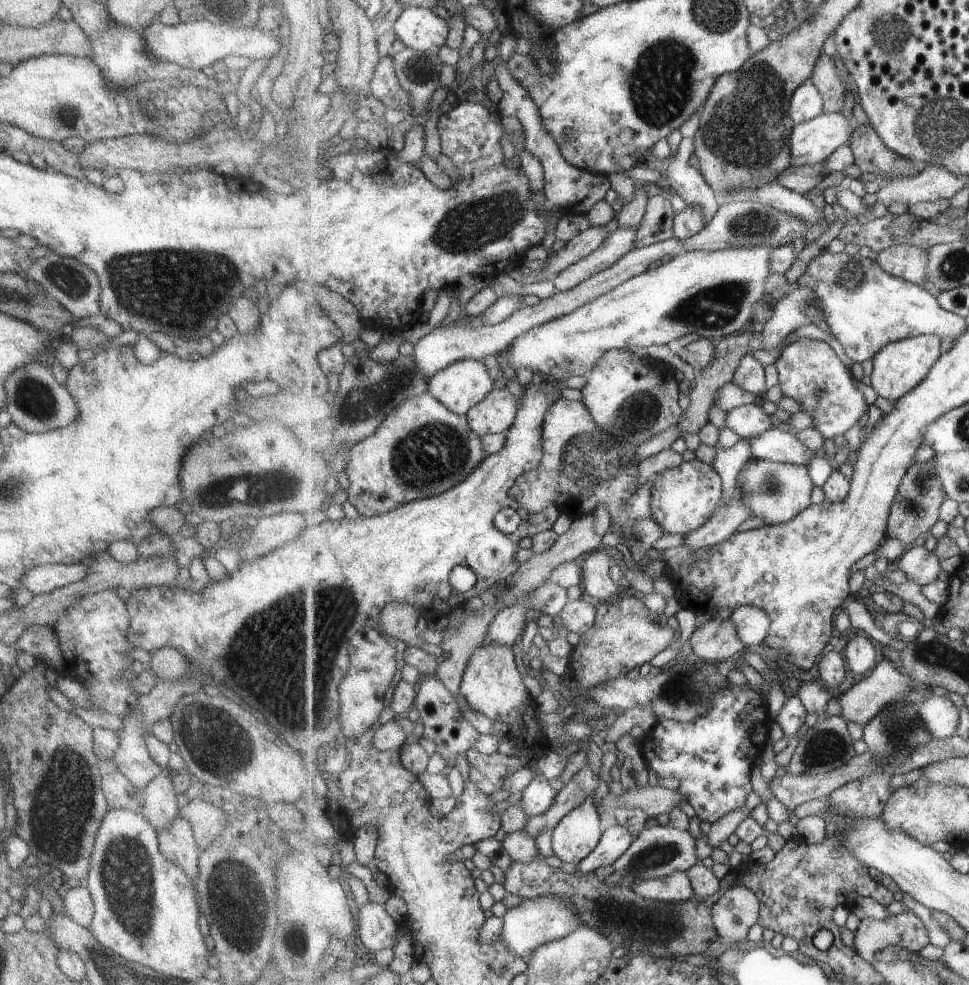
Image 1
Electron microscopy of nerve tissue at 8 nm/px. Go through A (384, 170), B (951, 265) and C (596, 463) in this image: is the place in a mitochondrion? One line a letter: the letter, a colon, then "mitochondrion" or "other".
A: other
B: mitochondrion
C: mitochondrion

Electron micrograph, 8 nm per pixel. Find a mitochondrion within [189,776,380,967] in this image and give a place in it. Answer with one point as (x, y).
(236, 898)

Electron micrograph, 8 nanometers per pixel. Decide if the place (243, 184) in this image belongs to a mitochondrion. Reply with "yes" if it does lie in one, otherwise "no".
no

